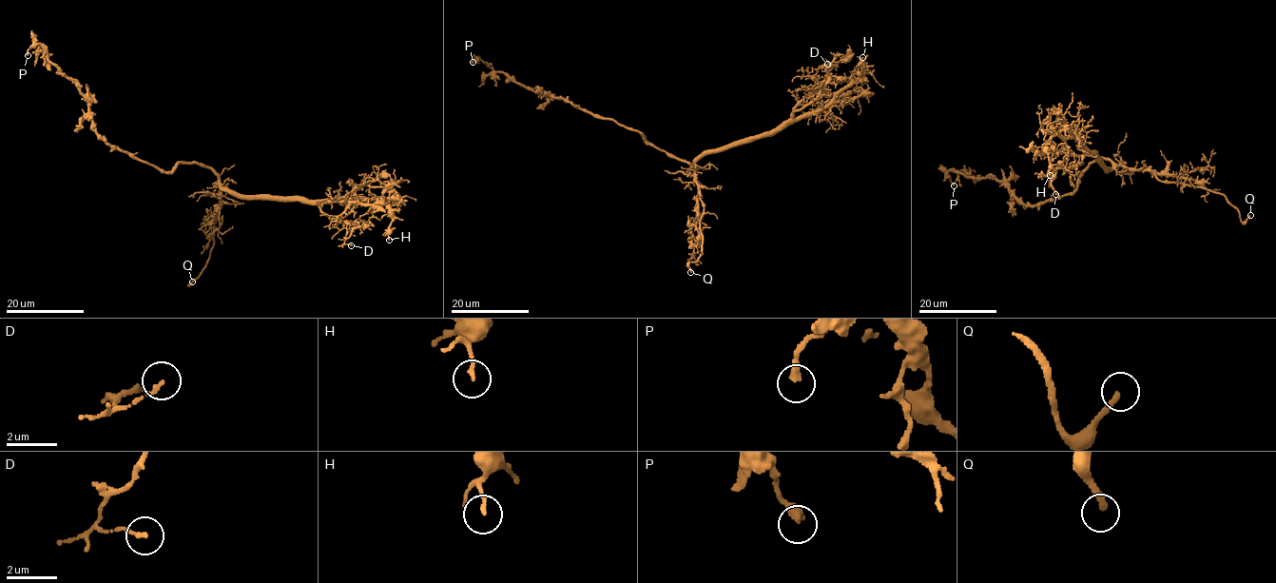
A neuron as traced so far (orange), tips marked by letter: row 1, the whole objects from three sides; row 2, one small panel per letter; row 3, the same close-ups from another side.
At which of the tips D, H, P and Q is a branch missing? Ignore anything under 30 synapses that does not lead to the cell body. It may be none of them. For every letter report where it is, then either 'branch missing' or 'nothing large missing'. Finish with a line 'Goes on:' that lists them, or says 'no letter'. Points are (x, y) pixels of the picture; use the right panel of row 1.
D: place (1055, 194); nothing large missing
H: place (1050, 175); nothing large missing
P: place (954, 185); nothing large missing
Q: place (1250, 215); branch missing
Goes on: Q

